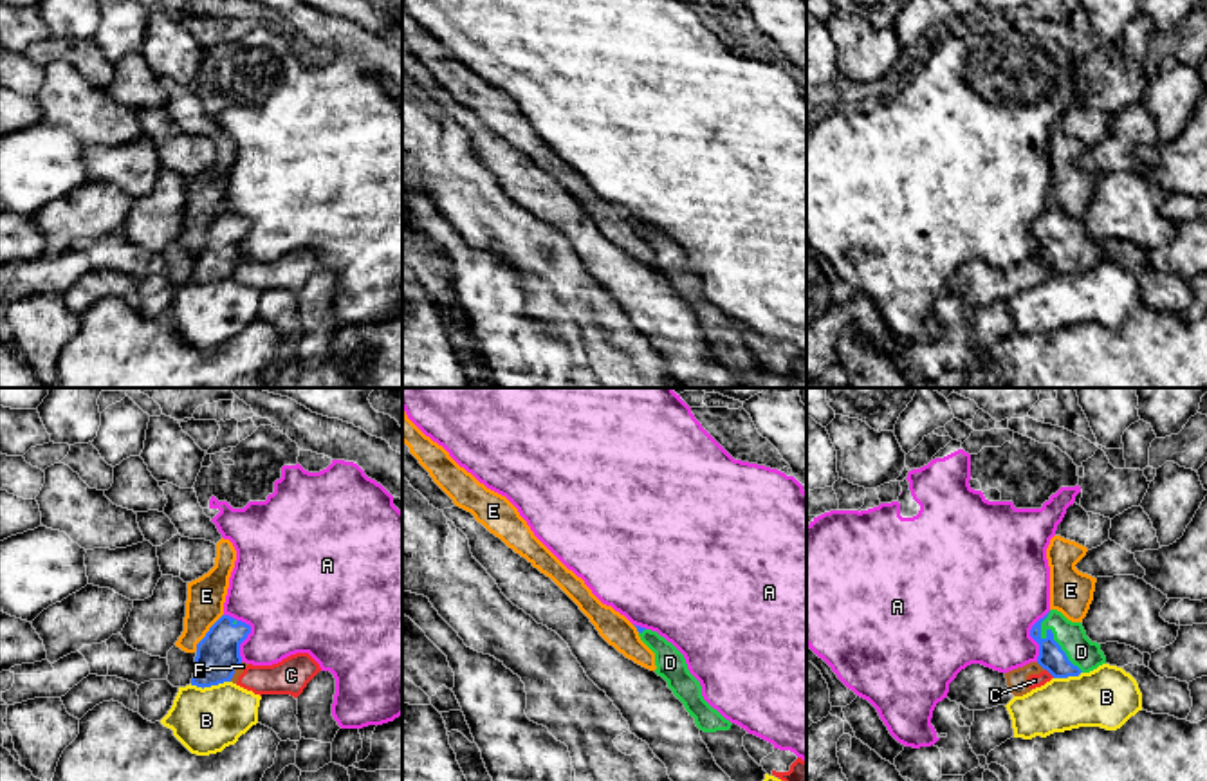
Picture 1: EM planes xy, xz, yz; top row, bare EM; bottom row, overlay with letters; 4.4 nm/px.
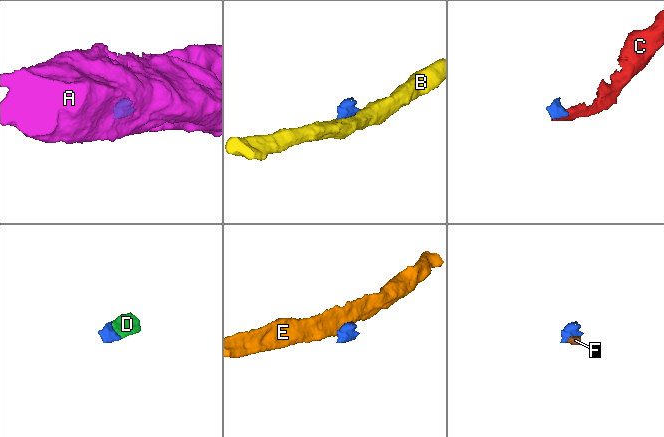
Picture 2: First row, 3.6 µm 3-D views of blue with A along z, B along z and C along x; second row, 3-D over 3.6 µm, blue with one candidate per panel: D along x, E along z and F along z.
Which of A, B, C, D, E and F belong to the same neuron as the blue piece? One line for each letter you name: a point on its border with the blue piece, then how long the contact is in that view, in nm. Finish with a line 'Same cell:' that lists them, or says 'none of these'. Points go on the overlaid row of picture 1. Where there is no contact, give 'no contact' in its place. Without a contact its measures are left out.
D: meets blue in yz at (1052, 635); contact 320 nm long
Same cell: D

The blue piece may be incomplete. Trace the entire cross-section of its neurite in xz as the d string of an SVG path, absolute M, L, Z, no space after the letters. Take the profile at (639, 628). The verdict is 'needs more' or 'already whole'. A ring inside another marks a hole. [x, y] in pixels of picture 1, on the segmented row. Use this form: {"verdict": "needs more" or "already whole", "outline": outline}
{"verdict": "needs more", "outline": "M635 628L640 640L655 653L655 673L668 682L668 687L684 703L689 716L695 718L700 738L716 765L731 781L763 781L767 772L743 747L747 730L725 720L704 700L702 685L689 673L684 655L657 631Z"}

